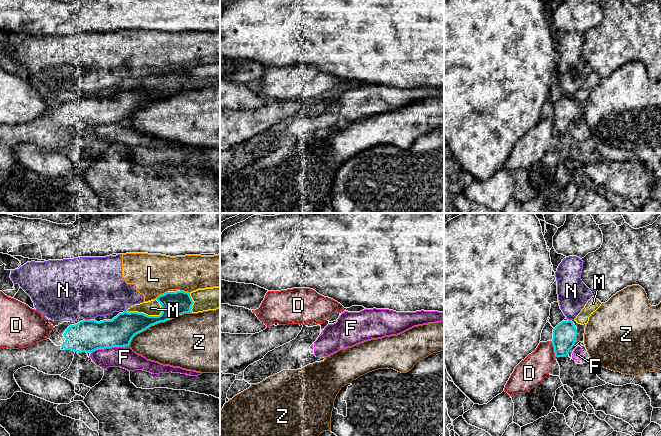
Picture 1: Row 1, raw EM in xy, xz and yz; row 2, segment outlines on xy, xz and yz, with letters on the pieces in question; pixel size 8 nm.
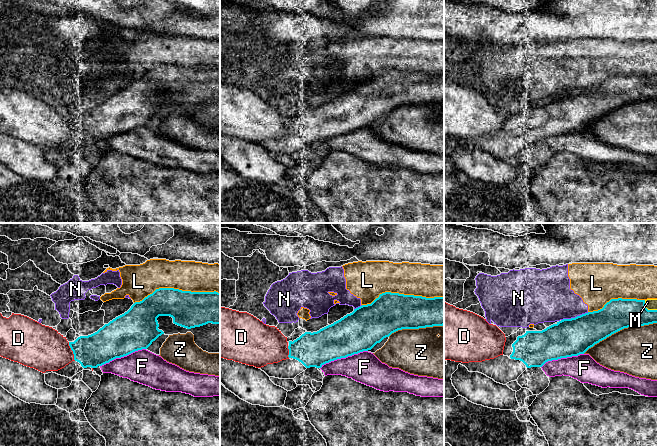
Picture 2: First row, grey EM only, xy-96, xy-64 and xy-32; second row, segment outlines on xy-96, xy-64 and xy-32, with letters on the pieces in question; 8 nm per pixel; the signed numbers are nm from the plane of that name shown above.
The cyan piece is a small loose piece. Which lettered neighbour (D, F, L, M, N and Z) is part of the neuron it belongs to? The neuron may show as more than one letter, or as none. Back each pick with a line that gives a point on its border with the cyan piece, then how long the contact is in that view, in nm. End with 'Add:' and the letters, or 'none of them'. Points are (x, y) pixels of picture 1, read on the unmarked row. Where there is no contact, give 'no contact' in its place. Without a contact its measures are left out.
Add: none of them

